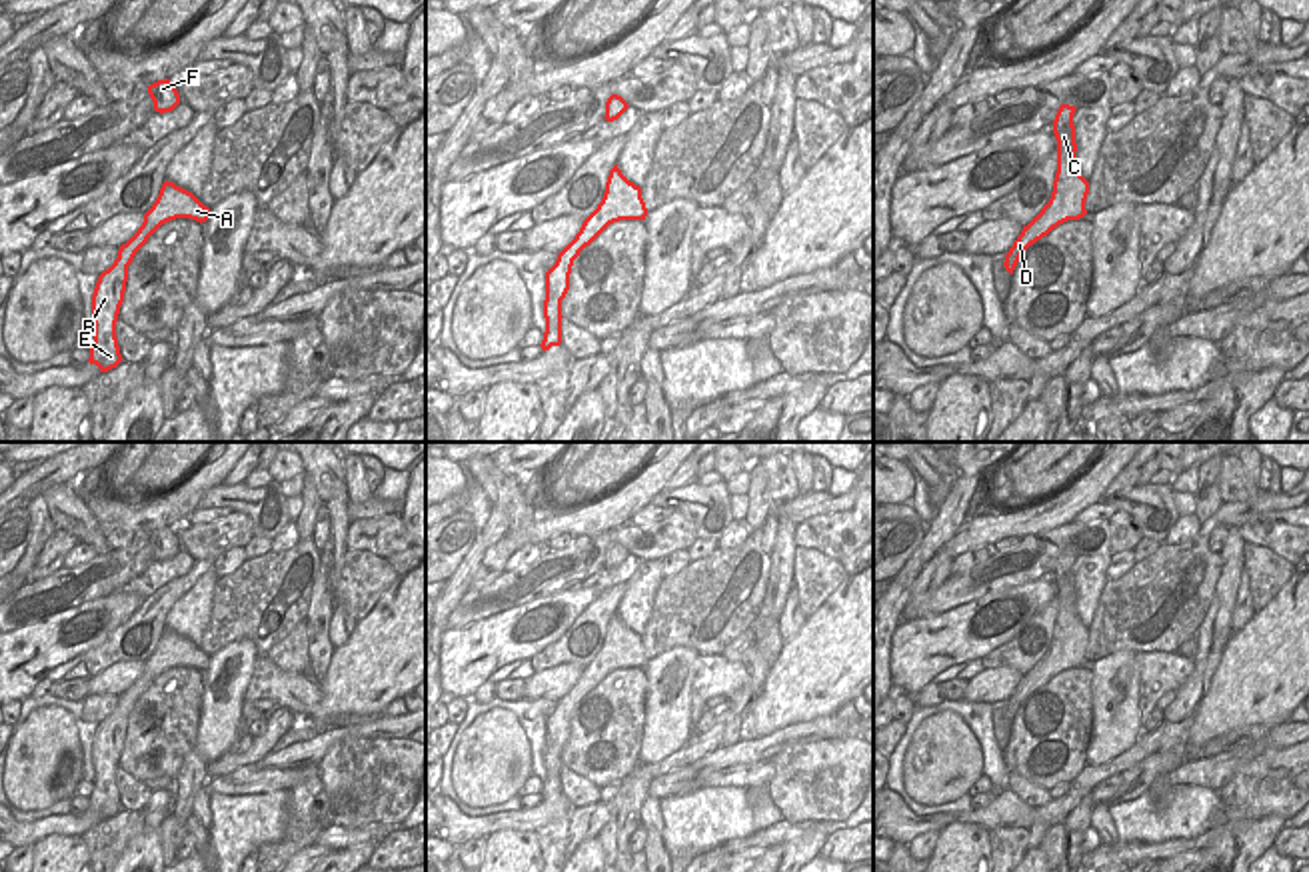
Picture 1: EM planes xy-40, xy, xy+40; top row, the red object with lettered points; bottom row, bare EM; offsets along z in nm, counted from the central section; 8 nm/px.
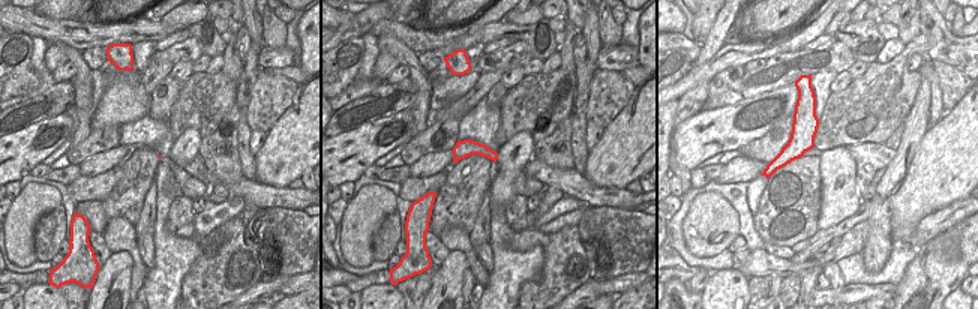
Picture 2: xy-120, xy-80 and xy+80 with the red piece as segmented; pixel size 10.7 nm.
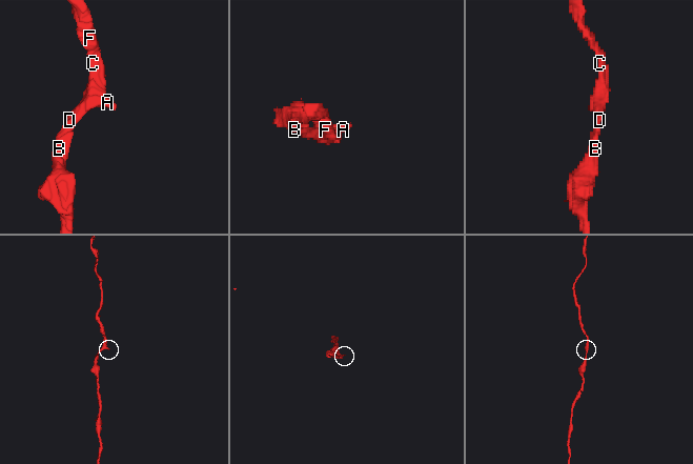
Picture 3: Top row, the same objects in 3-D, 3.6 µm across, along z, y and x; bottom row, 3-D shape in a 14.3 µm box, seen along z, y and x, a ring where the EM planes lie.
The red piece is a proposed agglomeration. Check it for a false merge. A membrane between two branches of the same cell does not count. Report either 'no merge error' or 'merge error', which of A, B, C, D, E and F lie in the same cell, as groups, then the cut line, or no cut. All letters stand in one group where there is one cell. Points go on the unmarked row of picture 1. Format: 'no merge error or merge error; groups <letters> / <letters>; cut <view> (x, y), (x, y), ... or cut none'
no merge error; groups A B C D E F; cut none

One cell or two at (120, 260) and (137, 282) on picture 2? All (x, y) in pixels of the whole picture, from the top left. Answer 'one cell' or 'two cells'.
two cells

